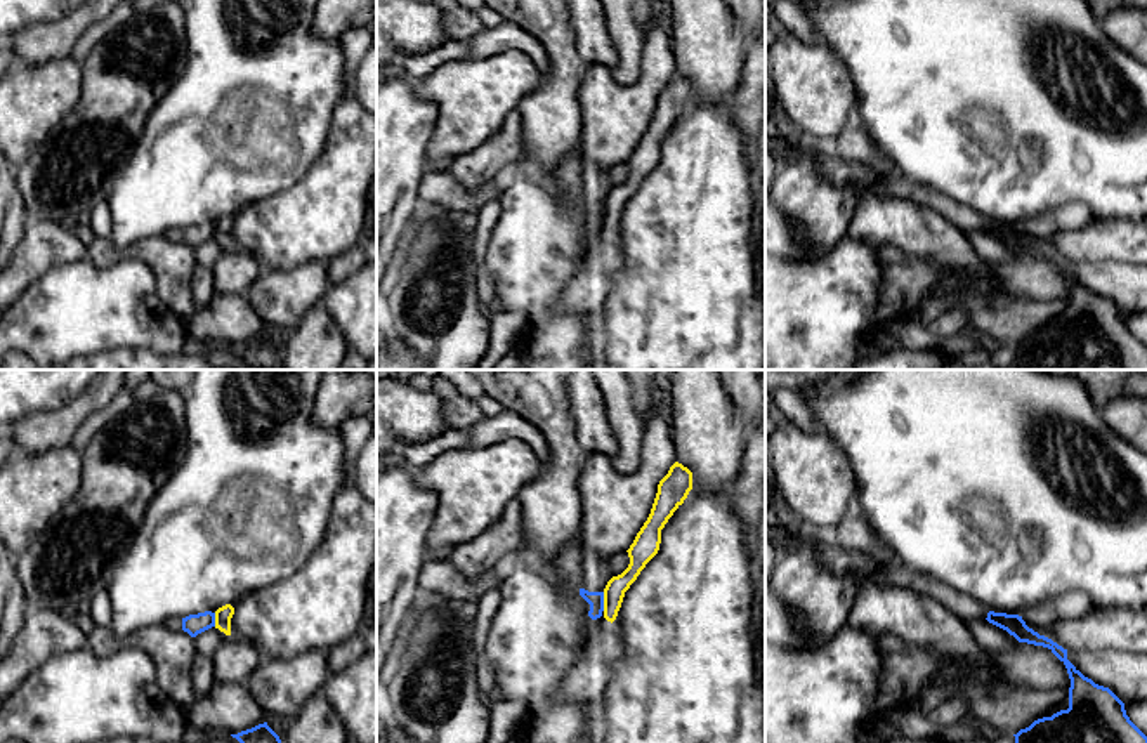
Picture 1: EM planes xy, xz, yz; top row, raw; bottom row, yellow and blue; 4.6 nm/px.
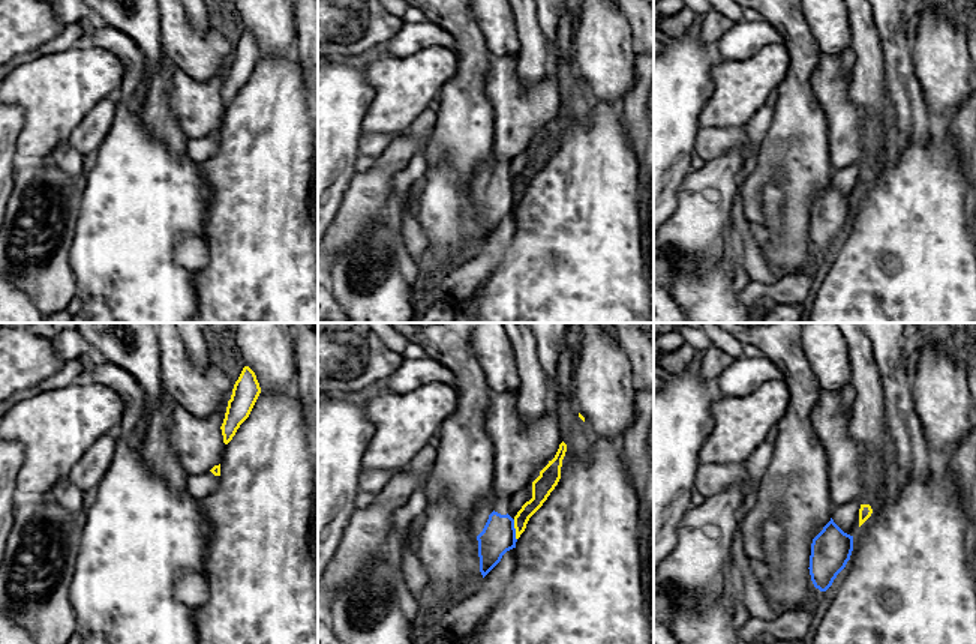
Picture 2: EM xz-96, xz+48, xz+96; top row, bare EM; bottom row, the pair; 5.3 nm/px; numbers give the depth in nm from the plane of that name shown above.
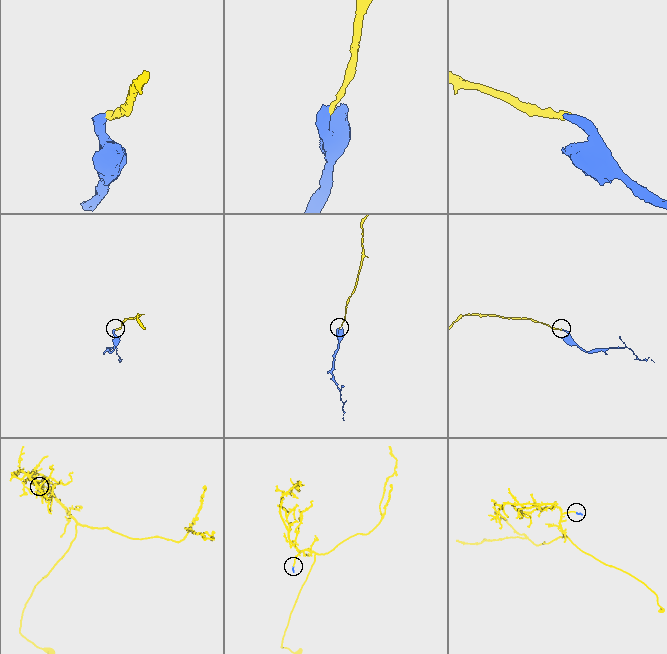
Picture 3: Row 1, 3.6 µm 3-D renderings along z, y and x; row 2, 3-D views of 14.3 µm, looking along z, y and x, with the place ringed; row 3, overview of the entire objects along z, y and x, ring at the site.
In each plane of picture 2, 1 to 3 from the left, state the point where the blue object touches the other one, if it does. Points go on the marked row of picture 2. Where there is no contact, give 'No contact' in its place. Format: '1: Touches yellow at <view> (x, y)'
1: No contact
2: Touches yellow at xz+48 (516, 530)
3: No contact

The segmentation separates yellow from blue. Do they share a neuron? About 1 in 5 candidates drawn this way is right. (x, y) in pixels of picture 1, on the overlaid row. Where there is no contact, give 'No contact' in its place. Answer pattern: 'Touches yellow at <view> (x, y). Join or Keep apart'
Touches yellow at xz (604, 601). Keep apart

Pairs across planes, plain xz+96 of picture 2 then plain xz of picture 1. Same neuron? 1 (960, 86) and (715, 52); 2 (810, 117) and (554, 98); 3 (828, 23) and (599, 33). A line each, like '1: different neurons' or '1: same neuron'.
1: same neuron
2: same neuron
3: same neuron

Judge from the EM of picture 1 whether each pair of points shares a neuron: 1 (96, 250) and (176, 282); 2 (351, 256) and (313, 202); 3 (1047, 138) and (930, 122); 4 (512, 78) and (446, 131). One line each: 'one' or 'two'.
1: one
2: two
3: one
4: one

